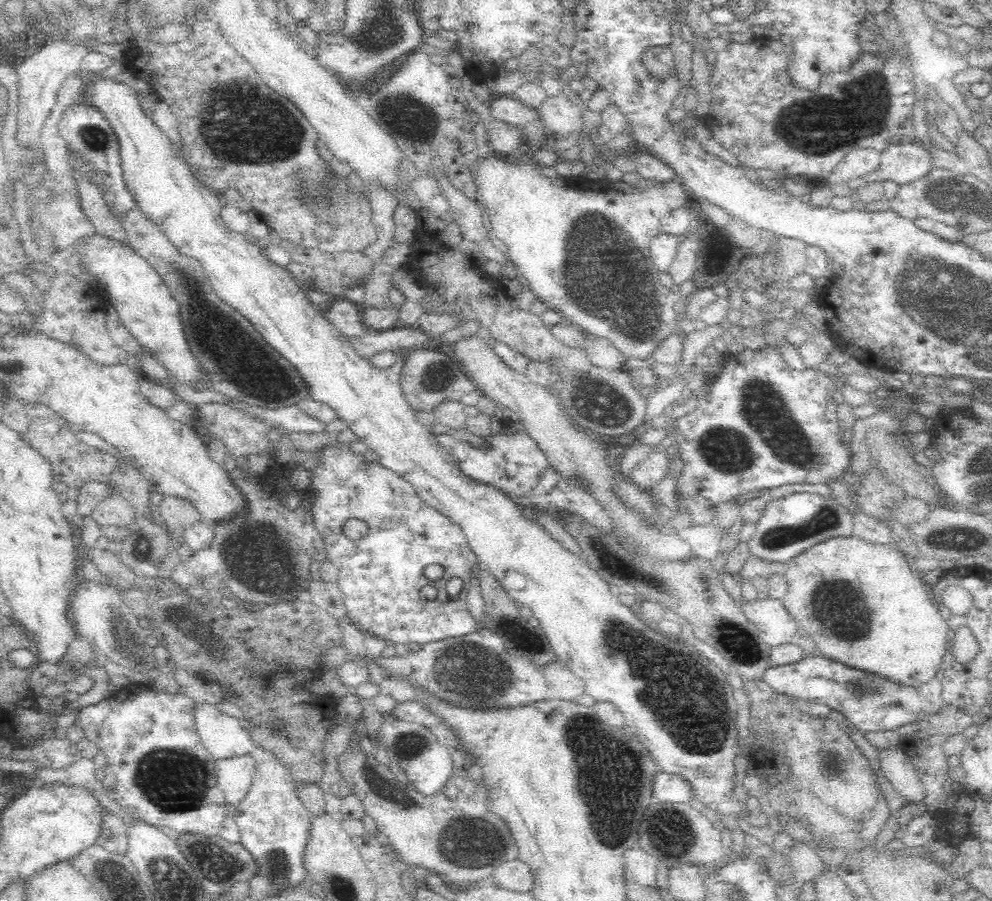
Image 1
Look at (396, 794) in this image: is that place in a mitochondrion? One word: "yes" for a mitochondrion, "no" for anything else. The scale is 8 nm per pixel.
yes

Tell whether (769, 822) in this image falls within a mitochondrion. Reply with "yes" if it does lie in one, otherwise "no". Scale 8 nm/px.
no

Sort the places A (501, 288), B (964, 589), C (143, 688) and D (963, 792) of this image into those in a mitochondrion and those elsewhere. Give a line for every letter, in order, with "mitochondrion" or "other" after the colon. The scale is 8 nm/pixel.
A: other
B: other
C: other
D: other

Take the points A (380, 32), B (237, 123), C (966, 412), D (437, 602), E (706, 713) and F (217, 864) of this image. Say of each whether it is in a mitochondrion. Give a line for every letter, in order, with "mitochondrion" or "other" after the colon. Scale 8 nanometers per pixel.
A: mitochondrion
B: mitochondrion
C: other
D: other
E: mitochondrion
F: mitochondrion

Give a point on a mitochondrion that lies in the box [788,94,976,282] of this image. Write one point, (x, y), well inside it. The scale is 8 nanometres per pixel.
(953, 231)

